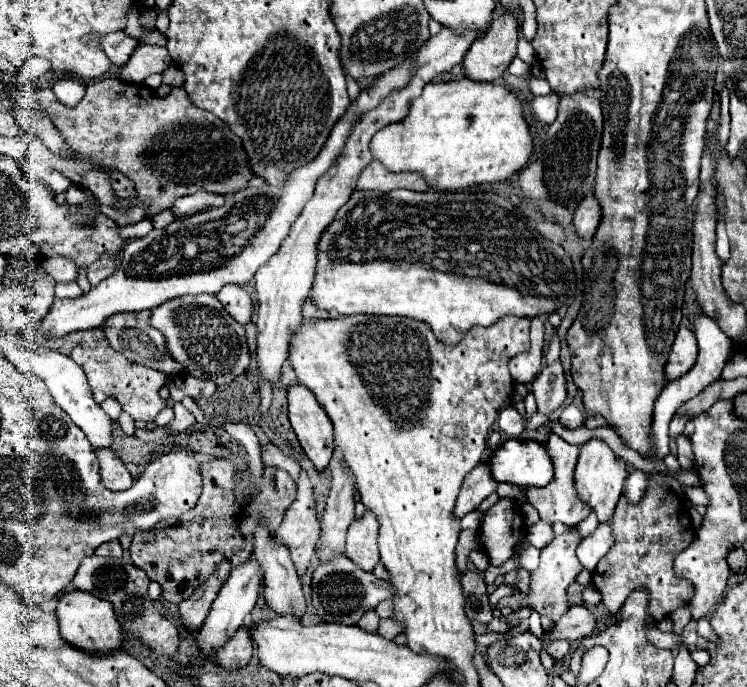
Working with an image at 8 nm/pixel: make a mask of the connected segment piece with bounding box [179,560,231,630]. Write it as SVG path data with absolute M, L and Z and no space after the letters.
M221 560L221 564L217 564L217 574L213 574L201 588L197 588L197 592L189 600L183 600L179 604L179 614L189 630L201 628L205 618L209 616L209 608L217 598L217 592L221 590L223 582L227 580L229 570L231 570L231 560Z

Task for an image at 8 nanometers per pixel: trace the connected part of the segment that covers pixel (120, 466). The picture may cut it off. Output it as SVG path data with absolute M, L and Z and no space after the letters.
M109 448L95 450L95 454L99 460L99 474L103 486L109 490L127 490L133 480L125 464Z

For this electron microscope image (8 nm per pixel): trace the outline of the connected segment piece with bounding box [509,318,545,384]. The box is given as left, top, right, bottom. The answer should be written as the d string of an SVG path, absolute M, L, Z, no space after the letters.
M531 318L531 350L525 354L519 354L509 364L511 376L515 382L531 382L537 372L541 370L541 358L543 358L543 338L545 338L545 326L541 318Z

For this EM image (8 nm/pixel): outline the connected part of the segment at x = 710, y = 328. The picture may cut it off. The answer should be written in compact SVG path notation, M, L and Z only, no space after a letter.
M699 316L695 320L695 336L697 336L697 342L699 342L699 356L697 356L697 362L695 366L681 378L669 382L659 398L655 400L655 408L653 408L653 446L655 446L655 460L661 462L667 454L669 454L669 422L671 418L675 416L675 412L691 398L695 398L705 386L709 386L711 382L715 382L719 376L721 376L721 370L725 366L725 362L729 360L729 350L731 350L731 340L721 332L721 328L717 326L717 322L713 322L709 316Z

